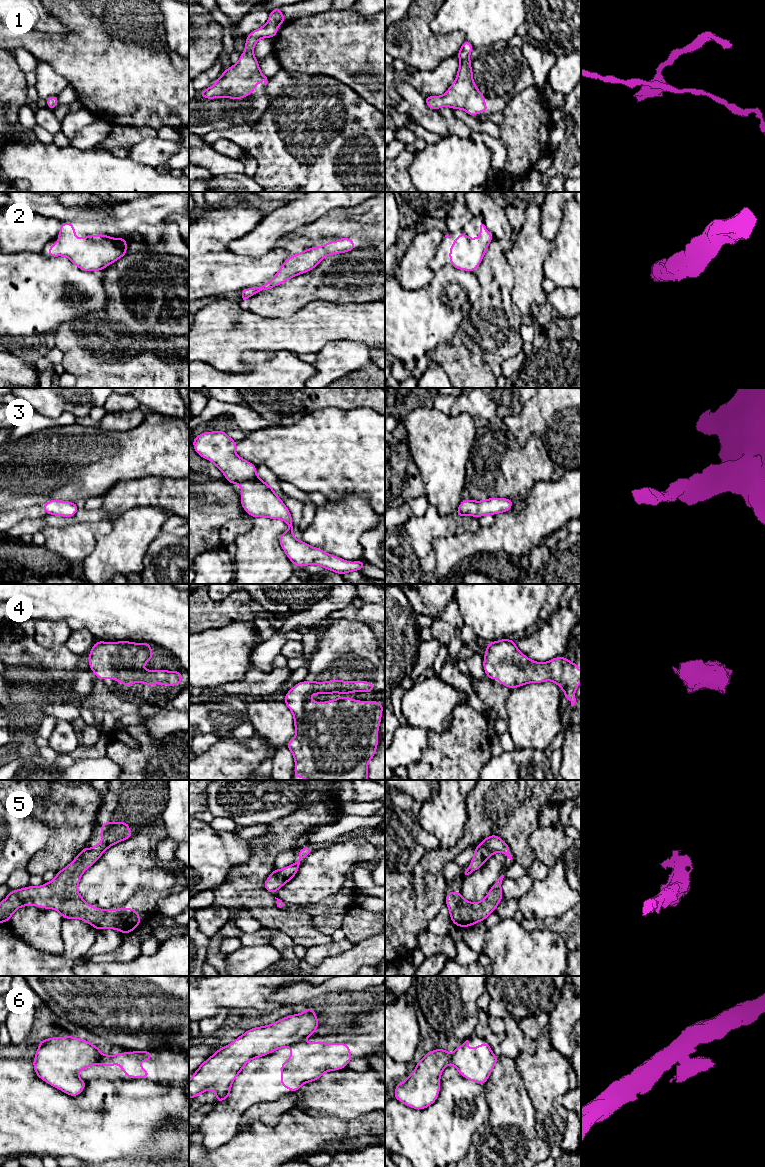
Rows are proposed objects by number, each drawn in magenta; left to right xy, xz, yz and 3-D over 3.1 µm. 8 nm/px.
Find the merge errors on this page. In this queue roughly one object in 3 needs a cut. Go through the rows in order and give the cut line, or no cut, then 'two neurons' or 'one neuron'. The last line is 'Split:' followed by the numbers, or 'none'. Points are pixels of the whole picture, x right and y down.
1: no cut; one neuron
2: no cut; one neuron
3: no cut; one neuron
4: no cut; one neuron
5: no cut; one neuron
6: cut in xz along (300, 1041), (290, 1046); two neurons
Split: 6

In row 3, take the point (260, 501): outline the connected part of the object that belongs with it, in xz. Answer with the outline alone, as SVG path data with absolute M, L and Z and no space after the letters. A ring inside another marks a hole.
M220 429L193 437L196 453L213 462L225 475L227 482L240 485L243 490L240 496L242 508L252 518L280 519L289 525L289 530L279 535L279 543L293 565L319 565L340 575L361 571L366 564L365 561L348 562L293 537L295 526L290 511L275 494L271 485L266 484L256 474L256 465L235 453L236 443Z

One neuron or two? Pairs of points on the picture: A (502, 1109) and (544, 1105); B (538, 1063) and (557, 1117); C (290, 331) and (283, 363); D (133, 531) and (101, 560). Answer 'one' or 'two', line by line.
A: two
B: one
C: two
D: one

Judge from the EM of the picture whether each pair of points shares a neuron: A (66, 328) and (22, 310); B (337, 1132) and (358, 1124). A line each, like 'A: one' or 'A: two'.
A: two
B: one

